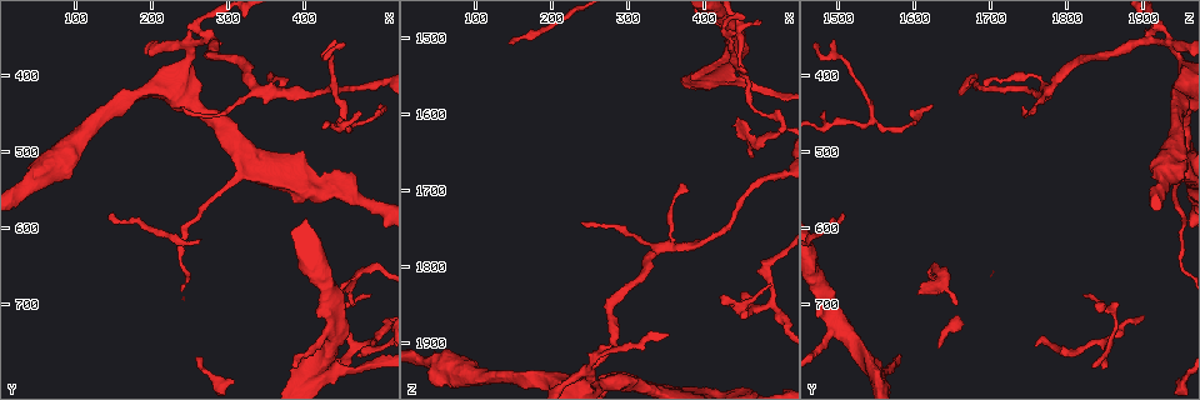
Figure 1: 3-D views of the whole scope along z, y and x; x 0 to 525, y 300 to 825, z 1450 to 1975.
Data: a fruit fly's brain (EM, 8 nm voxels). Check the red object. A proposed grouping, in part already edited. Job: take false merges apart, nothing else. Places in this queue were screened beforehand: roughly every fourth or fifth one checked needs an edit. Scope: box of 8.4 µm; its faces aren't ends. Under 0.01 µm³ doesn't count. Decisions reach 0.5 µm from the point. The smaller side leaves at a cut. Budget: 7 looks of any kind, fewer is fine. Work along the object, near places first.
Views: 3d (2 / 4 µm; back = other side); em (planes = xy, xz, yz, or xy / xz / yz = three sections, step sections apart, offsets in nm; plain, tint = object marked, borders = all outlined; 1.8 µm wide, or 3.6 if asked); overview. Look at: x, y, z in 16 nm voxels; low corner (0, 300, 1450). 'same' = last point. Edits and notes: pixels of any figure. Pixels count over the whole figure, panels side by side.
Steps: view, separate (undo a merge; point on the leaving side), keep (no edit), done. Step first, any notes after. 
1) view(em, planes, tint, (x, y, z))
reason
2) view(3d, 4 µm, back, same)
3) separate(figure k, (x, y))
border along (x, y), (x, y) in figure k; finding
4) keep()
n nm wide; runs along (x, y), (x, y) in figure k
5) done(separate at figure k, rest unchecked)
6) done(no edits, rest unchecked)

view(em, xz, step 16, plain, (440, 720, 1505))
branch point

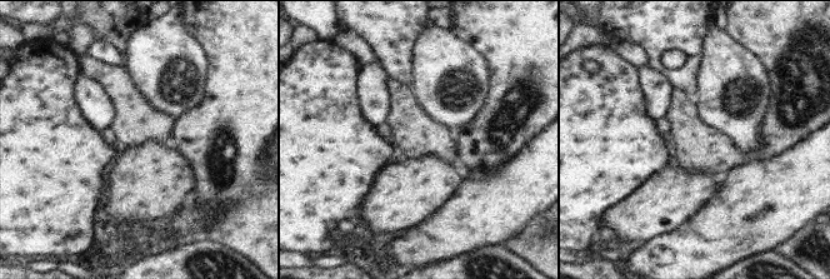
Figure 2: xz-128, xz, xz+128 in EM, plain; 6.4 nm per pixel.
view(em, xz, step 16, tint, same)
with the object marked

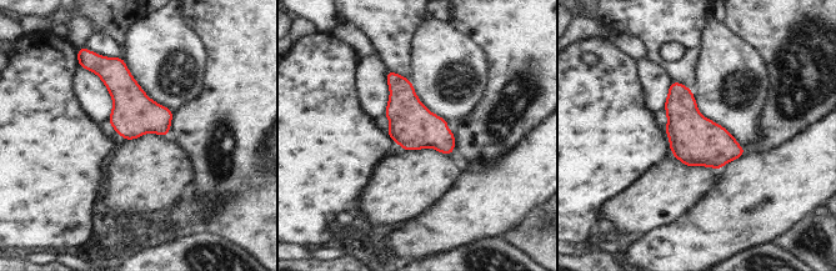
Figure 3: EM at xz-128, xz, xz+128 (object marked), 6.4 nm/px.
keep()
240 nm wide; all the same neuron

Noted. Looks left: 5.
view(3d, 2 µm, (490, 755, 1845))
three-way junction

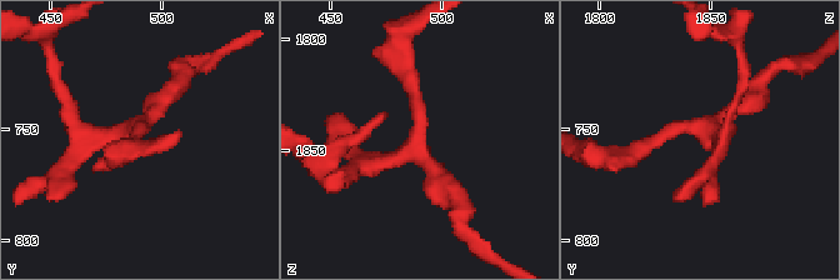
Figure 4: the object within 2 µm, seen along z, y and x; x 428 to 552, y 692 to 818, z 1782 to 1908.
view(em, planes, tint, (487, 752, 1847))

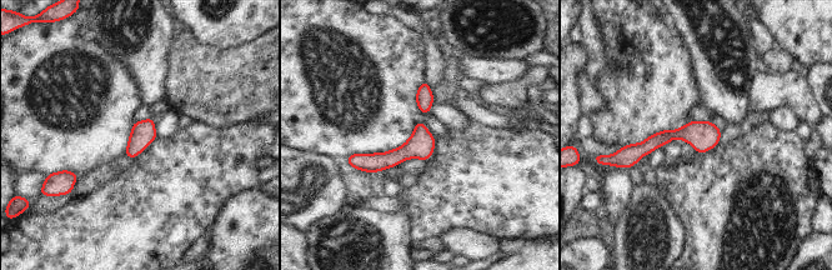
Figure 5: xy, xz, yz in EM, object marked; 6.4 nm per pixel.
keep()
runs along (717, 133), (670, 134), (626, 153) in figure 5; continuous, no second neuron

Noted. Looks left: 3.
view(3d, 4 µm, (250, 355, 1930))
abrupt turn

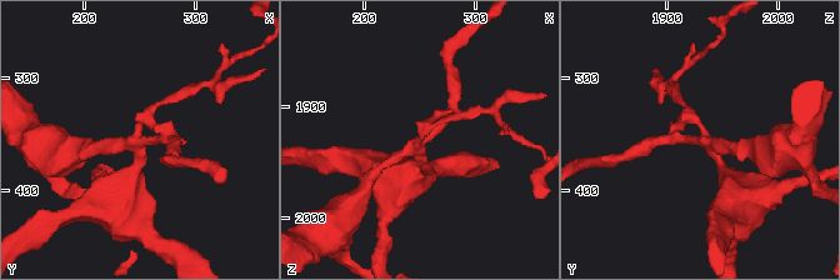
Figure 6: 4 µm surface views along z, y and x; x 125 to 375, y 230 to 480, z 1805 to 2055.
view(em, planes, tint, (248, 356, 1936))
4 arms

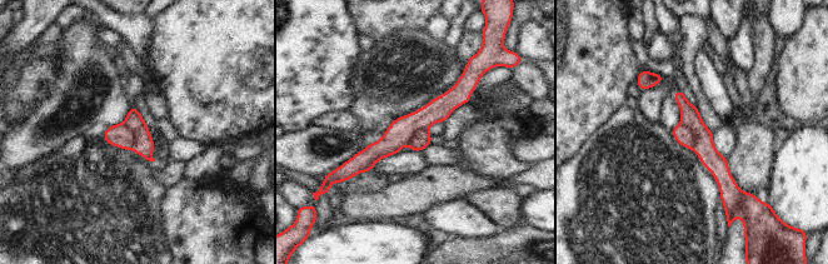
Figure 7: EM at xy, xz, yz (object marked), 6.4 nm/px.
separate(figure 7, (683, 134))
the part that leaves runs along (464, 78), (444, 105), (350, 170) in figure 7; two neurons meet here

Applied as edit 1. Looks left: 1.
done(separate at figure 7, rest unchecked)

